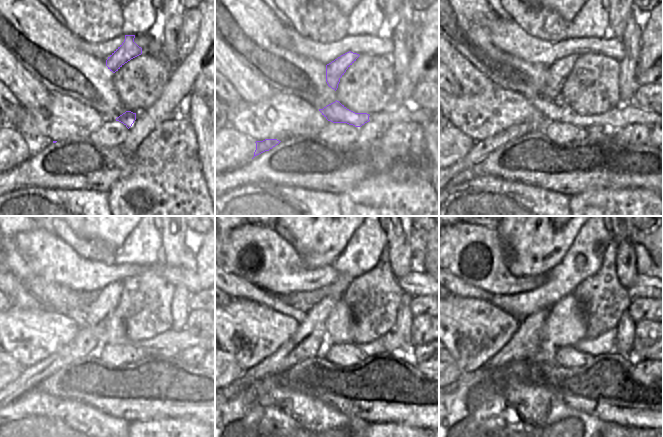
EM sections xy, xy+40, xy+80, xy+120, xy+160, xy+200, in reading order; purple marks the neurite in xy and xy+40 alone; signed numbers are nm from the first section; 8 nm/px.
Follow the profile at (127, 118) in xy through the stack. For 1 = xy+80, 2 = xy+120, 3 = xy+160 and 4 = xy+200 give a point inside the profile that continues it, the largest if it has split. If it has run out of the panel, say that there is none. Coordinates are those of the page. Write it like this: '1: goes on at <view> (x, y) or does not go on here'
1: goes on at xy+80 (549, 103)
2: goes on at xy+120 (93, 333)
3: goes on at xy+160 (311, 333)
4: goes on at xy+200 (525, 343)

